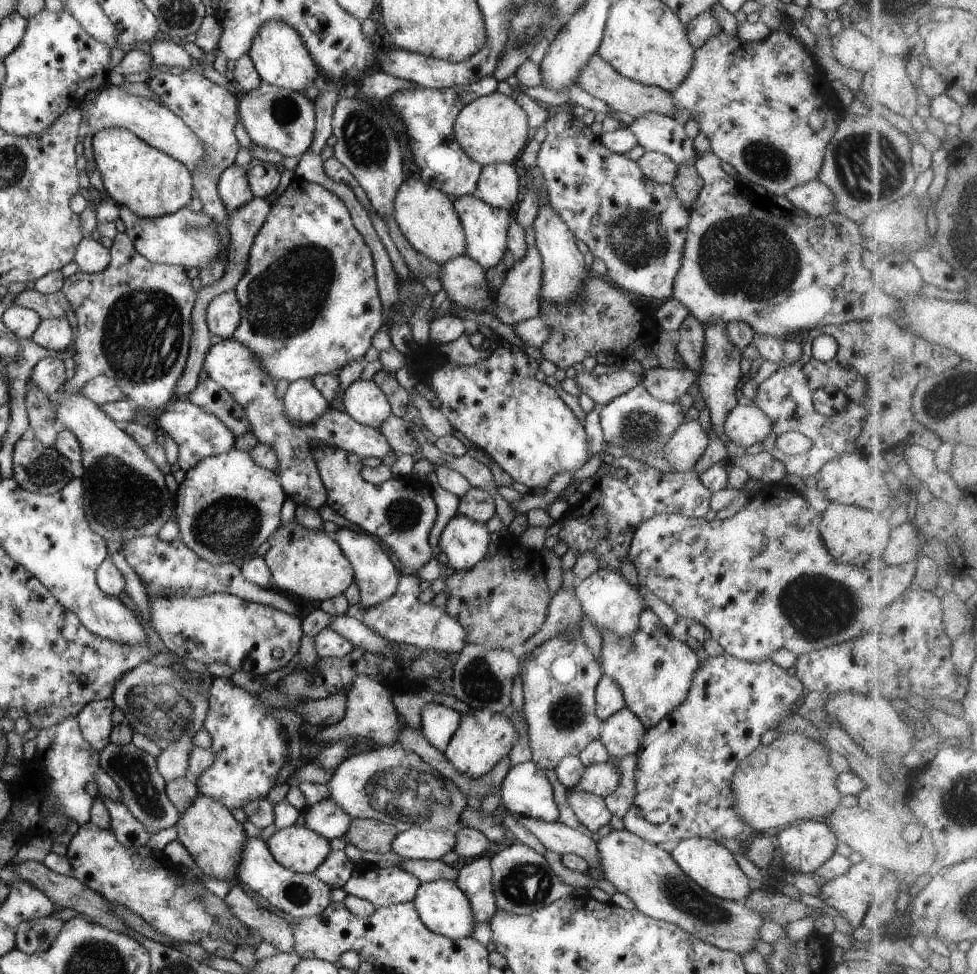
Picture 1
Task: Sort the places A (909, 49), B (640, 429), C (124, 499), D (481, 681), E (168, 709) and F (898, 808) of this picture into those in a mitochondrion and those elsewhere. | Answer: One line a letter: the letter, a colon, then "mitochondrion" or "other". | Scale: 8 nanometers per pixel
A: other
B: mitochondrion
C: mitochondrion
D: mitochondrion
E: mitochondrion
F: other

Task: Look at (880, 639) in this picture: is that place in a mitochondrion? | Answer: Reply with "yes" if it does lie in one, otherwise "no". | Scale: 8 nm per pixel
no

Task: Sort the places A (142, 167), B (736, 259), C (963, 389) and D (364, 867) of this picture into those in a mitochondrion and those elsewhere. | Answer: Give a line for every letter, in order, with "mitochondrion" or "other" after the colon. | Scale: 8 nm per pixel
A: other
B: mitochondrion
C: mitochondrion
D: other

